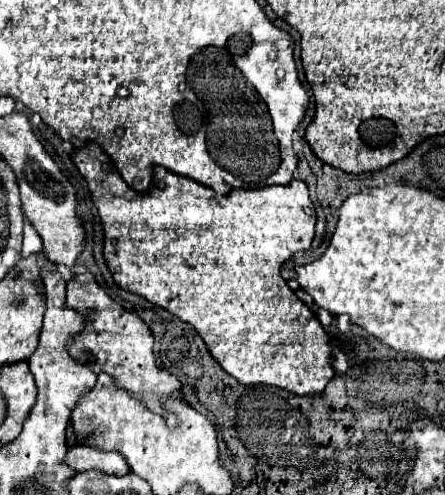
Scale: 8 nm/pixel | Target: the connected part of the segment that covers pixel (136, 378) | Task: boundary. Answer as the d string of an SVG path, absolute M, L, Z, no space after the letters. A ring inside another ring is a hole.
M88 271L74 275L68 281L68 307L78 311L80 315L84 315L84 311L92 311L92 317L94 317L94 323L86 323L84 335L76 335L76 341L70 347L72 357L76 357L80 363L92 367L92 371L96 371L96 373L112 375L116 379L118 387L140 397L146 403L146 407L150 407L154 413L160 413L160 415L164 415L164 419L168 419L168 427L174 427L176 415L166 413L164 407L160 405L160 399L162 397L178 397L184 401L182 383L178 377L174 377L172 373L168 373L156 365L154 351L152 351L154 335L146 327L146 323L138 315L126 311L114 299L110 299L104 293L104 289L96 283L94 275Z

